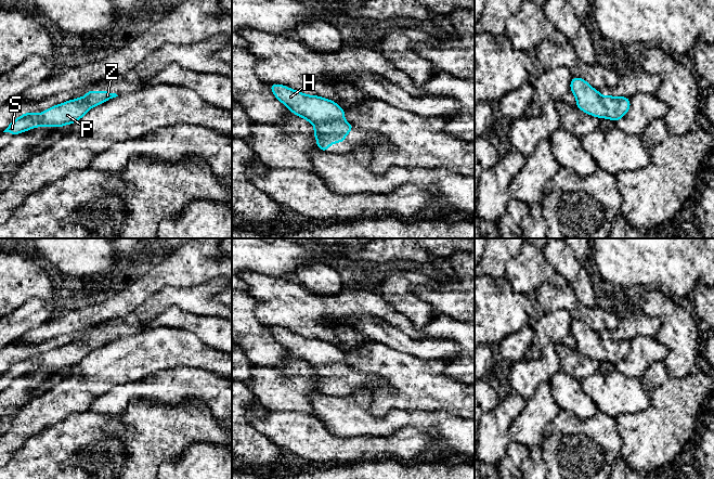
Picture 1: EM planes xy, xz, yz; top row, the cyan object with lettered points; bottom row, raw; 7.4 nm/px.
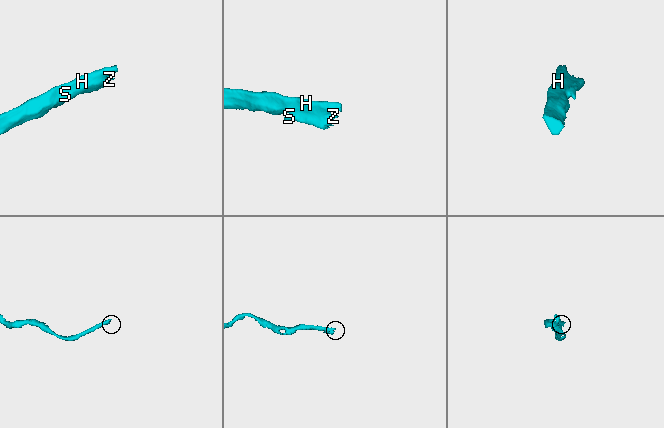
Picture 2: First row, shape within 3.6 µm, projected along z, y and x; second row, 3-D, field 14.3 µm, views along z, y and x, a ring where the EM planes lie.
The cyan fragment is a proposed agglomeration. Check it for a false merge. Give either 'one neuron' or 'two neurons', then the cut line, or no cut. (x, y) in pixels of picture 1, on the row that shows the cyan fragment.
one neuron; cut none

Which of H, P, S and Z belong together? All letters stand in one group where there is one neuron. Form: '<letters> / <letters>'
H P S Z

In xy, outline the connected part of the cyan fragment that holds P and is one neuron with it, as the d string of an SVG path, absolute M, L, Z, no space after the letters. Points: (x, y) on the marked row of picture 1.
M89 89L85 96L54 105L41 114L24 113L13 120L3 132L16 135L40 126L60 128L70 125L83 117L91 107L116 96L118 96L116 93L109 91L93 91Z

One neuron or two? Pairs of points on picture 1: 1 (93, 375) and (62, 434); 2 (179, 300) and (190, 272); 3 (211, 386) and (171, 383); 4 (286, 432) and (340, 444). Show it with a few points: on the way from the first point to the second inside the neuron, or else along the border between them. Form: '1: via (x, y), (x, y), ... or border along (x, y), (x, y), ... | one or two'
1: border along (89, 410), (82, 413), (73, 413), (50, 426) | two
2: border along (208, 280), (189, 287), (164, 286), (159, 290) | two
3: via (202, 385), (181, 384) | one
4: via (299, 434), (316, 444), (327, 444) | one

